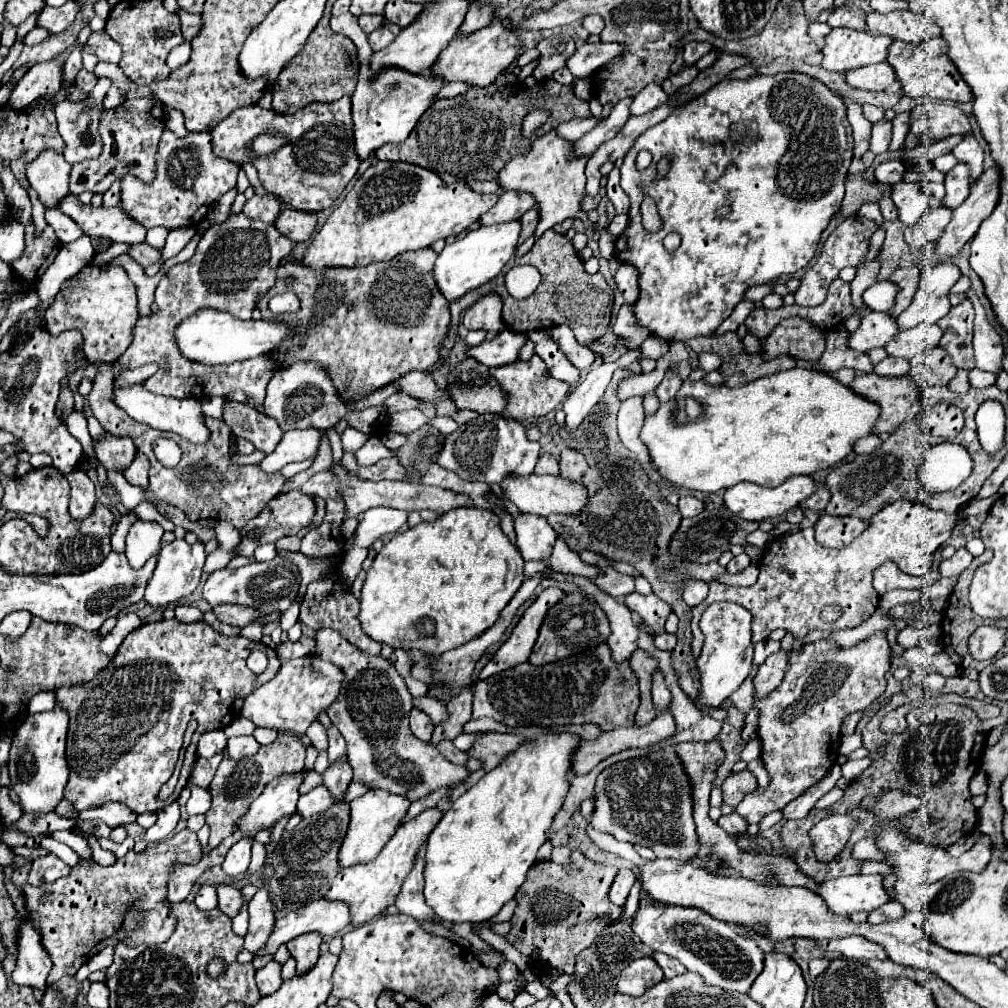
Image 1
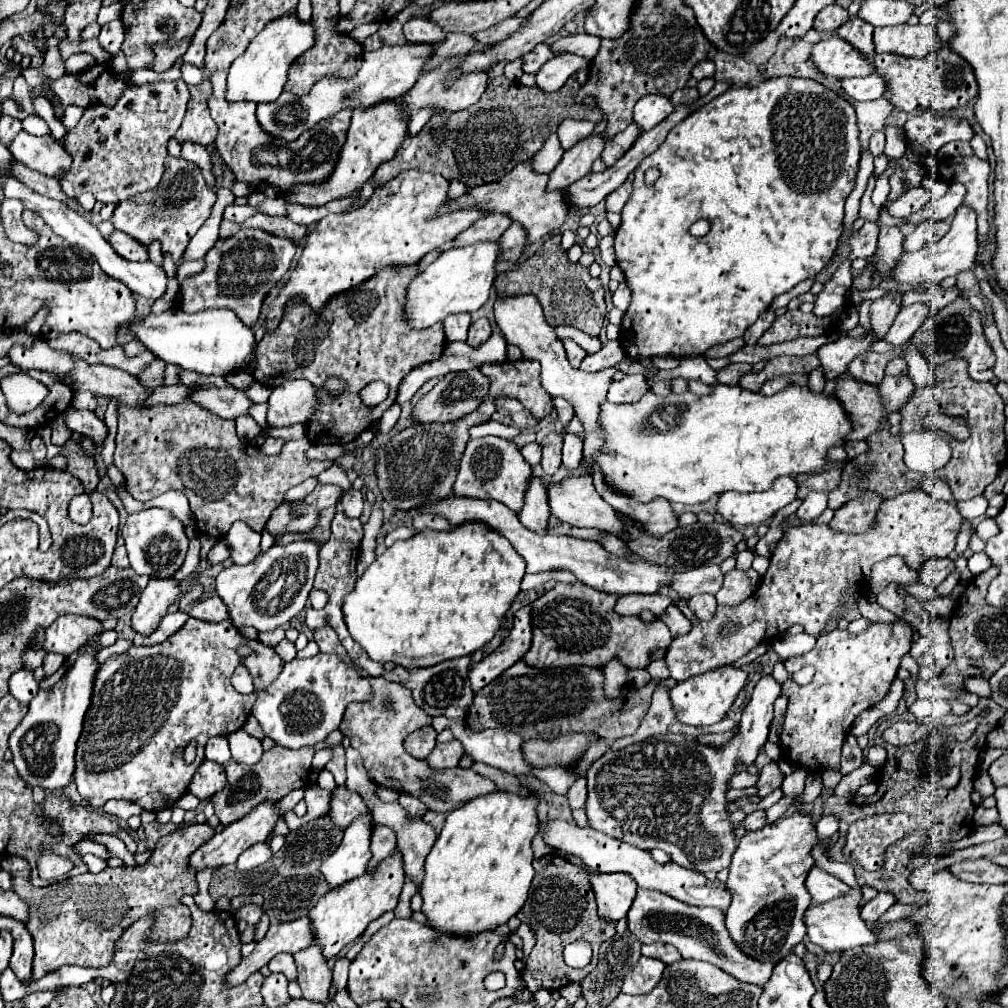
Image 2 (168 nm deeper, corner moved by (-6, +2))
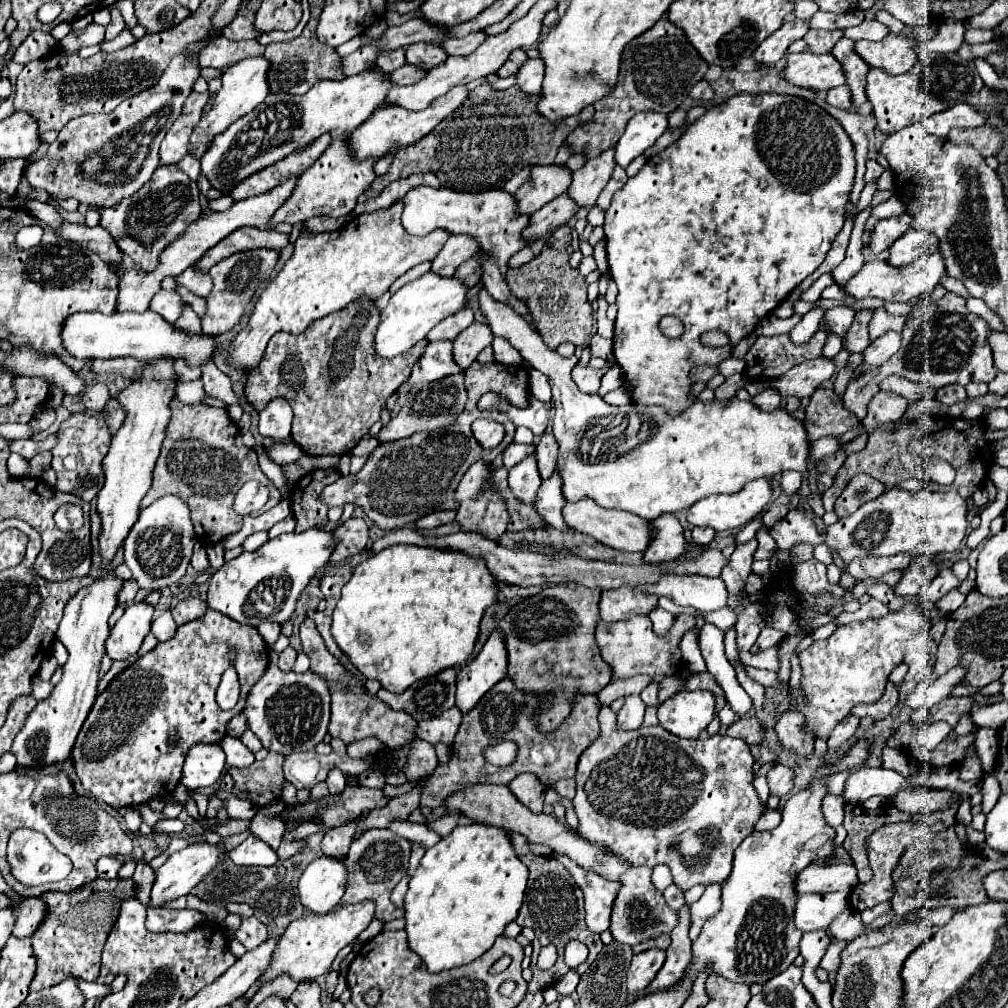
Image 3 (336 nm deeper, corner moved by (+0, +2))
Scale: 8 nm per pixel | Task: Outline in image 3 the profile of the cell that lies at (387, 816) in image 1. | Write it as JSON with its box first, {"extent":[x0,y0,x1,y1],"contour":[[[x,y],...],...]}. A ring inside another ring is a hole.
{"extent":[298,858,346,916],"contour":[[[318,858],[314,860],[298,880],[300,902],[306,912],[322,916],[332,912],[346,886],[346,866],[342,858]]]}

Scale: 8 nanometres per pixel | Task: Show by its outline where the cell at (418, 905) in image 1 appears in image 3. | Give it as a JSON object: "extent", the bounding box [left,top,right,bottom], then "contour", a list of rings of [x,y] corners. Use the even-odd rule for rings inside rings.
{"extent":[390,820,442,848],"contour":[[[408,820],[392,822],[392,824],[390,824],[390,830],[396,832],[396,834],[400,834],[400,836],[404,836],[404,838],[410,840],[410,842],[420,842],[420,844],[424,844],[426,848],[434,846],[434,844],[442,838],[440,834],[436,834],[436,832],[430,830],[428,826],[424,826],[424,824],[410,824]]]}

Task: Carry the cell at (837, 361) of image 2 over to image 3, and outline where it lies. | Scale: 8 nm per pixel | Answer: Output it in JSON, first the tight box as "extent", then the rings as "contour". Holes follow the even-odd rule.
{"extent":[770,358,834,398],"contour":[[[814,358],[808,362],[802,362],[800,366],[794,366],[784,374],[782,378],[776,378],[770,382],[770,388],[780,392],[780,396],[796,396],[796,398],[808,398],[812,392],[830,376],[834,374],[834,360],[830,358]]]}

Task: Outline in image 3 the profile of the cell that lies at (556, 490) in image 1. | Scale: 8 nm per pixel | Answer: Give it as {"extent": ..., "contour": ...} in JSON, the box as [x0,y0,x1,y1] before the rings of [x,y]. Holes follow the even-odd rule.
{"extent":[562,498,654,552],"contour":[[[584,498],[584,500],[576,502],[576,504],[566,504],[562,514],[564,514],[564,520],[566,520],[566,524],[570,528],[574,528],[578,532],[584,532],[584,534],[596,538],[598,542],[602,542],[602,544],[606,544],[610,548],[622,550],[622,552],[646,552],[646,548],[648,548],[648,544],[650,544],[650,540],[654,536],[652,524],[648,524],[640,516],[624,512],[624,510],[600,508],[590,498]]]}

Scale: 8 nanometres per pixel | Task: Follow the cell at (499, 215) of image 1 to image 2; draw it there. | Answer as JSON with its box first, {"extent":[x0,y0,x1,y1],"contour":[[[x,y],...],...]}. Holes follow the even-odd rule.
{"extent":[456,214,510,246],"contour":[[[488,214],[480,220],[476,220],[468,230],[464,230],[462,234],[458,234],[456,238],[456,246],[468,246],[472,242],[480,242],[480,240],[496,240],[504,234],[504,230],[510,228],[510,218],[506,218],[506,214]]]}

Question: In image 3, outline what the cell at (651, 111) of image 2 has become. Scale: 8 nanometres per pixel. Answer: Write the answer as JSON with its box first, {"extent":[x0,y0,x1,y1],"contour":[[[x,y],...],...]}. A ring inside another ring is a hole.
{"extent":[614,112,668,168],"contour":[[[640,112],[636,114],[622,138],[616,144],[616,154],[614,160],[618,166],[626,168],[636,156],[644,154],[646,148],[650,148],[668,128],[668,116],[660,114],[660,112]]]}

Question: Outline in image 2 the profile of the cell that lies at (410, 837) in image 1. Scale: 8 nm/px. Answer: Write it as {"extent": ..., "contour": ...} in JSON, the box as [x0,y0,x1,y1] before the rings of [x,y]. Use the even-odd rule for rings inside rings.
{"extent":[310,848,404,958],"contour":[[[396,848],[396,854],[380,862],[372,872],[366,872],[354,882],[346,882],[346,886],[338,886],[338,890],[330,890],[320,902],[310,910],[310,920],[316,936],[316,944],[324,948],[324,958],[336,958],[342,948],[352,944],[362,932],[368,928],[372,920],[382,916],[388,910],[396,908],[398,896],[404,886],[404,868],[402,868],[402,852]]]}

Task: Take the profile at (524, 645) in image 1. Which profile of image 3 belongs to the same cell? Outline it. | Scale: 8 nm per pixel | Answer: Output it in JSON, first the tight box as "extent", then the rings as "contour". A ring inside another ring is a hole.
{"extent":[456,630,506,714],"contour":[[[494,630],[480,654],[456,674],[456,708],[462,714],[472,710],[480,698],[506,676],[506,646],[500,630]]]}

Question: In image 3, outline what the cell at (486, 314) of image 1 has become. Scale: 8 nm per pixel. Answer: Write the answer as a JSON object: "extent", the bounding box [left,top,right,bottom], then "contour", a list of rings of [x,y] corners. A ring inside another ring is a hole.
{"extent":[454,322,492,372],"contour":[[[474,322],[470,324],[466,330],[462,330],[456,338],[454,338],[454,358],[456,364],[462,368],[462,372],[476,360],[478,352],[486,346],[490,346],[492,342],[492,332],[488,330],[488,324],[482,322]]]}

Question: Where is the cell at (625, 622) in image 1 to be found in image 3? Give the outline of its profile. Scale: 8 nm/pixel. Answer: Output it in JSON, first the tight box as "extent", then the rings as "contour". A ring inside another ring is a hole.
{"extent":[572,706,768,892],"contour":[[[608,706],[600,708],[598,720],[600,734],[576,766],[576,796],[572,800],[580,820],[576,832],[632,866],[668,866],[674,884],[684,892],[696,884],[726,882],[734,850],[754,832],[754,824],[768,810],[752,786],[754,758],[748,744],[740,738],[723,738],[719,733],[706,740],[684,740],[662,726],[626,732],[618,728],[616,712]]]}

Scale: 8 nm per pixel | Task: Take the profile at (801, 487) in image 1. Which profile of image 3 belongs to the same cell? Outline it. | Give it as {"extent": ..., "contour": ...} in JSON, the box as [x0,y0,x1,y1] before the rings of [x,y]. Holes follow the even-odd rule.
{"extent":[686,478,772,530],"contour":[[[760,478],[760,480],[752,480],[748,482],[740,492],[736,494],[720,494],[720,496],[708,496],[700,502],[696,502],[694,506],[690,506],[688,510],[688,516],[686,520],[692,524],[692,526],[710,526],[714,530],[740,530],[744,528],[754,516],[758,516],[764,506],[770,502],[772,498],[772,488],[770,488],[770,482]]]}

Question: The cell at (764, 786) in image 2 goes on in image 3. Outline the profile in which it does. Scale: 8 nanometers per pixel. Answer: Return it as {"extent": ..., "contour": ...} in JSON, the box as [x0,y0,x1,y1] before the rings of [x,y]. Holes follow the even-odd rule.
{"extent":[768,764,794,798],"contour":[[[776,764],[768,772],[768,784],[770,784],[770,794],[784,798],[794,788],[794,772],[792,772],[792,768],[788,768],[784,764]]]}

